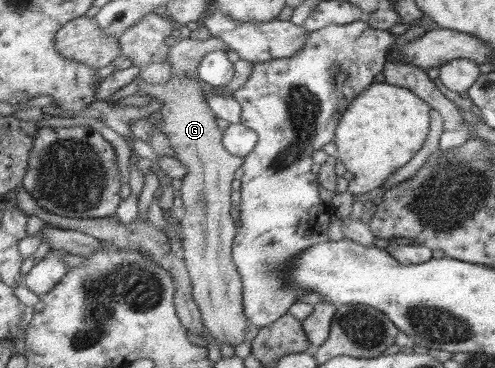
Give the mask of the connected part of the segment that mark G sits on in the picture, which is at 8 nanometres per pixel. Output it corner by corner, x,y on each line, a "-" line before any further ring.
212,35
206,40
178,38
174,45
170,45
168,53
173,68
171,79
165,85
150,85
136,79
134,83
138,91
163,102
159,112
163,118
163,131
174,148
176,158
186,166
180,189
184,203
178,218
182,236
179,254
190,275
193,301
201,313
204,327
216,344
236,347
246,341
250,325
243,308
243,283
232,261
231,249
236,237
236,225
230,214
231,185
244,158
232,155
224,147
222,131
203,97
207,87
197,77
200,61
214,51
227,52
226,42

